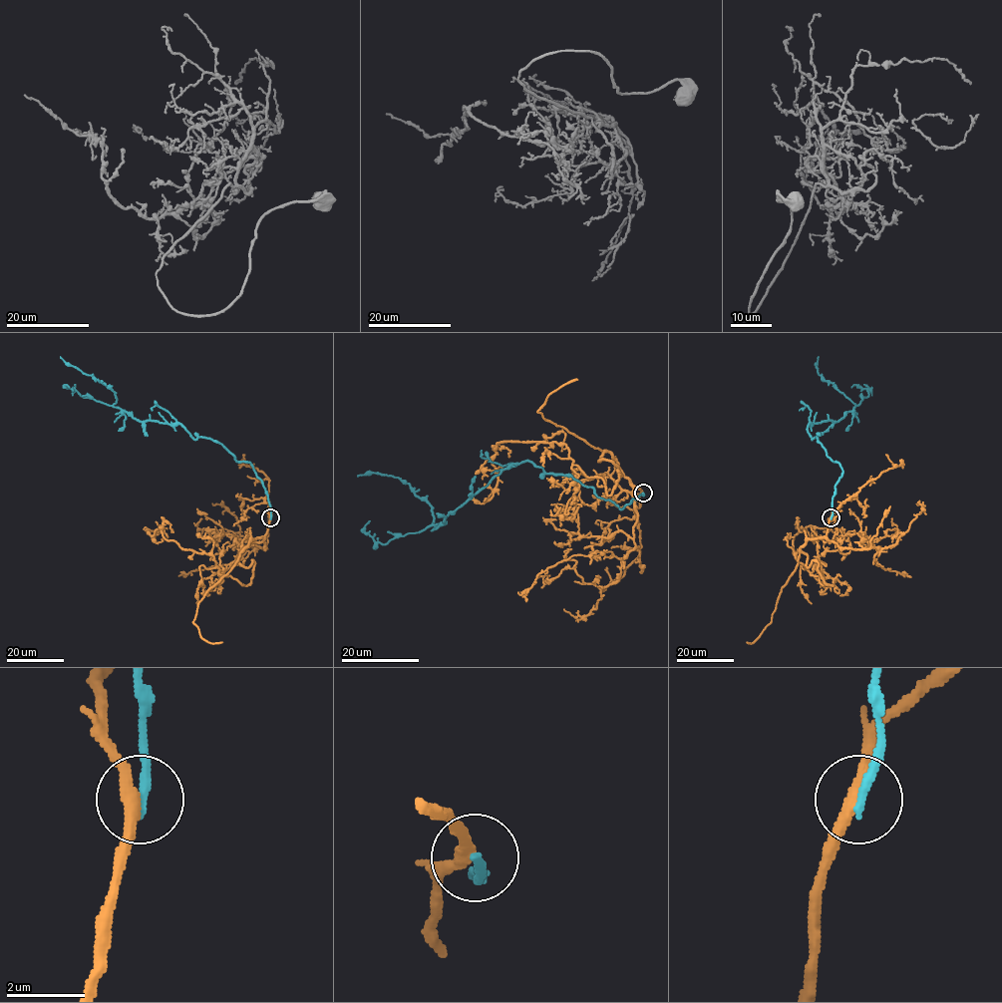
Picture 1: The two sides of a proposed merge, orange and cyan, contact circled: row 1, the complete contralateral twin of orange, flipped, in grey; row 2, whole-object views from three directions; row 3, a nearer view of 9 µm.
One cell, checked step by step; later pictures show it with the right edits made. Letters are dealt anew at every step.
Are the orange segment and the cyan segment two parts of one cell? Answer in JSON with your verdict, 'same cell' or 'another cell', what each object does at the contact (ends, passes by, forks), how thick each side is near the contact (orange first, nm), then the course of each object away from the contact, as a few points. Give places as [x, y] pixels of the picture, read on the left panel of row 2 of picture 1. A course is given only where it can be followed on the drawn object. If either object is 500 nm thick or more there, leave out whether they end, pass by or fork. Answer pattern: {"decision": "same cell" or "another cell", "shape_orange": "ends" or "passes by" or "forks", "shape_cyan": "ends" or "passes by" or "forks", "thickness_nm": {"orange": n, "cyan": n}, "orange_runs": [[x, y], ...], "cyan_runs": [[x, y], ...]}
{"decision": "another cell", "shape_orange": "passes by", "shape_cyan": "ends", "thickness_nm": {"orange": 320, "cyan": 240}, "orange_runs": [[271, 517], [260, 542], [223, 550], [217, 573], [212, 556], [167, 540], [162, 525], [158, 533], [144, 527]], "cyan_runs": [[271, 517], [248, 462], [180, 424], [139, 421], [114, 406], [111, 388], [60, 357]]}

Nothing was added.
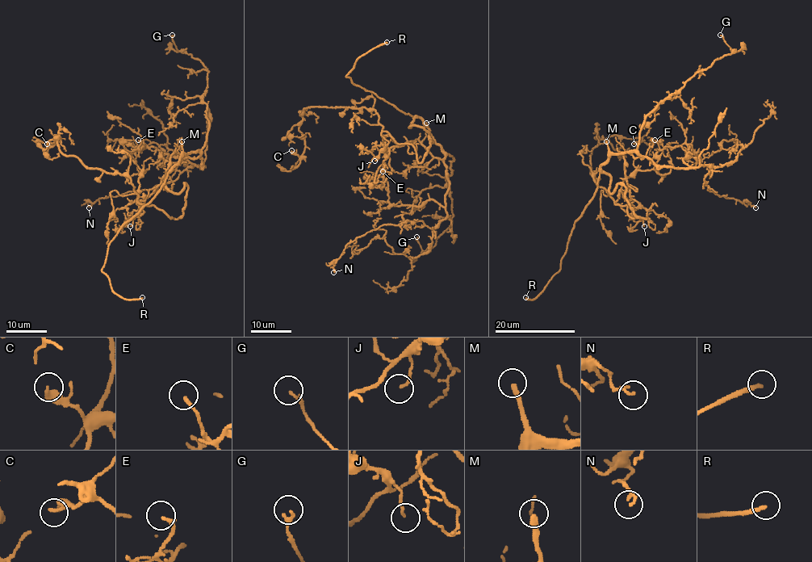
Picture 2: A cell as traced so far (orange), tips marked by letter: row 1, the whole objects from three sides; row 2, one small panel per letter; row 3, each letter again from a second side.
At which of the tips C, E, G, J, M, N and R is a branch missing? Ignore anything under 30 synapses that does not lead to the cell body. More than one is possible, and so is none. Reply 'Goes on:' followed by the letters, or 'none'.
Goes on: M, R

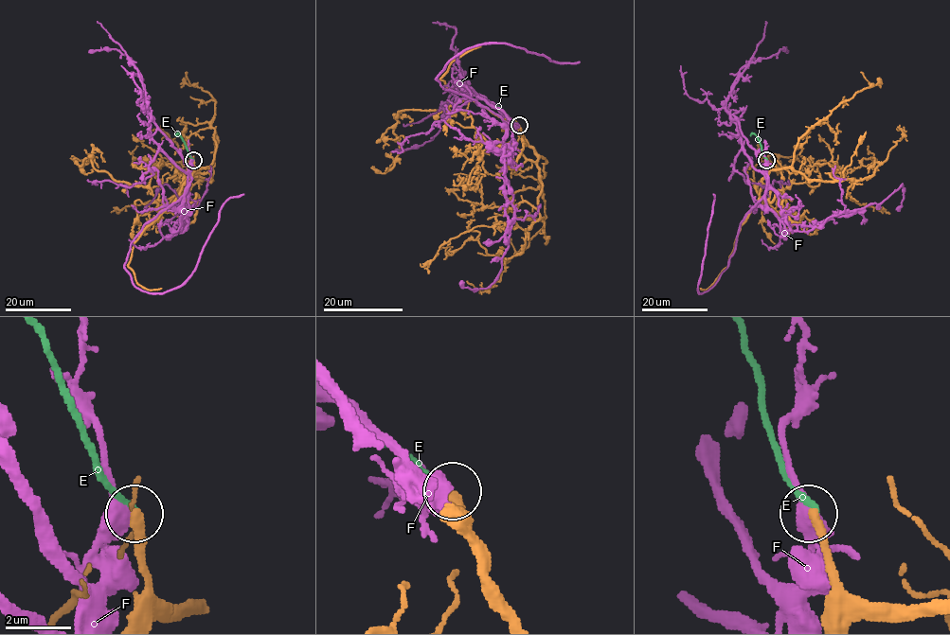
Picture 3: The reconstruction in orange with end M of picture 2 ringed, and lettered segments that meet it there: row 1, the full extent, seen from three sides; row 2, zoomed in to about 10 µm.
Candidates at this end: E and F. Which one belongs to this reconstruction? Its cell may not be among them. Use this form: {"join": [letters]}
{"join": []}

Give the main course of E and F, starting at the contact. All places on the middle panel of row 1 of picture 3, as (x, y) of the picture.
E: (519, 125), (498, 106)
F: (518, 125), (443, 88), (436, 78), (452, 59), (489, 43), (523, 48), (551, 61), (580, 61)

